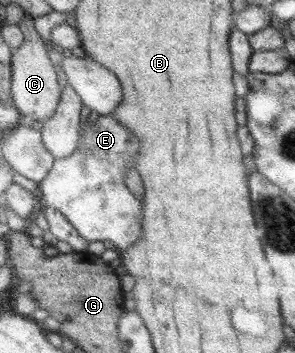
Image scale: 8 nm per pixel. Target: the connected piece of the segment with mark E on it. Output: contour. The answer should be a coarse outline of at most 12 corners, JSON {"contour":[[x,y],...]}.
{"contour":[[114,114],[79,124],[38,183],[80,237],[124,252],[142,203],[124,186],[137,138]]}

